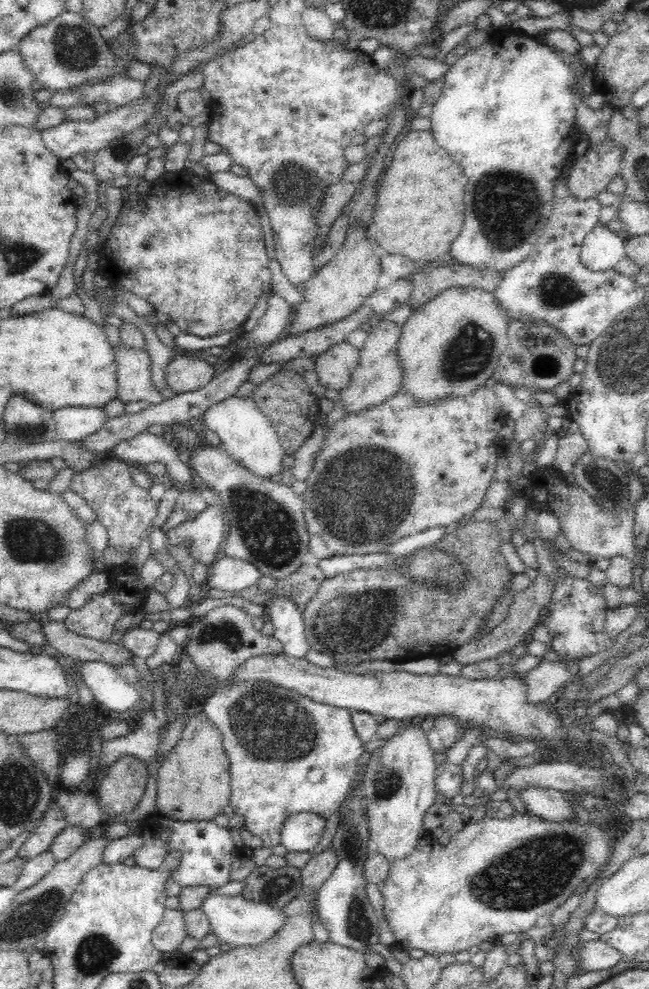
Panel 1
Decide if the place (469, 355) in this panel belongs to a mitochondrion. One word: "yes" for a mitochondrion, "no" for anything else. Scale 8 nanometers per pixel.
yes

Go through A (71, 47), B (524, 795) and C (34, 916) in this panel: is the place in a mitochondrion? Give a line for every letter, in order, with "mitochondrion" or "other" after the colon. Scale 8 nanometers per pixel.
A: mitochondrion
B: other
C: mitochondrion

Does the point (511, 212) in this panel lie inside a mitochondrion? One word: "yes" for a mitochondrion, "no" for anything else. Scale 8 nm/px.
yes

